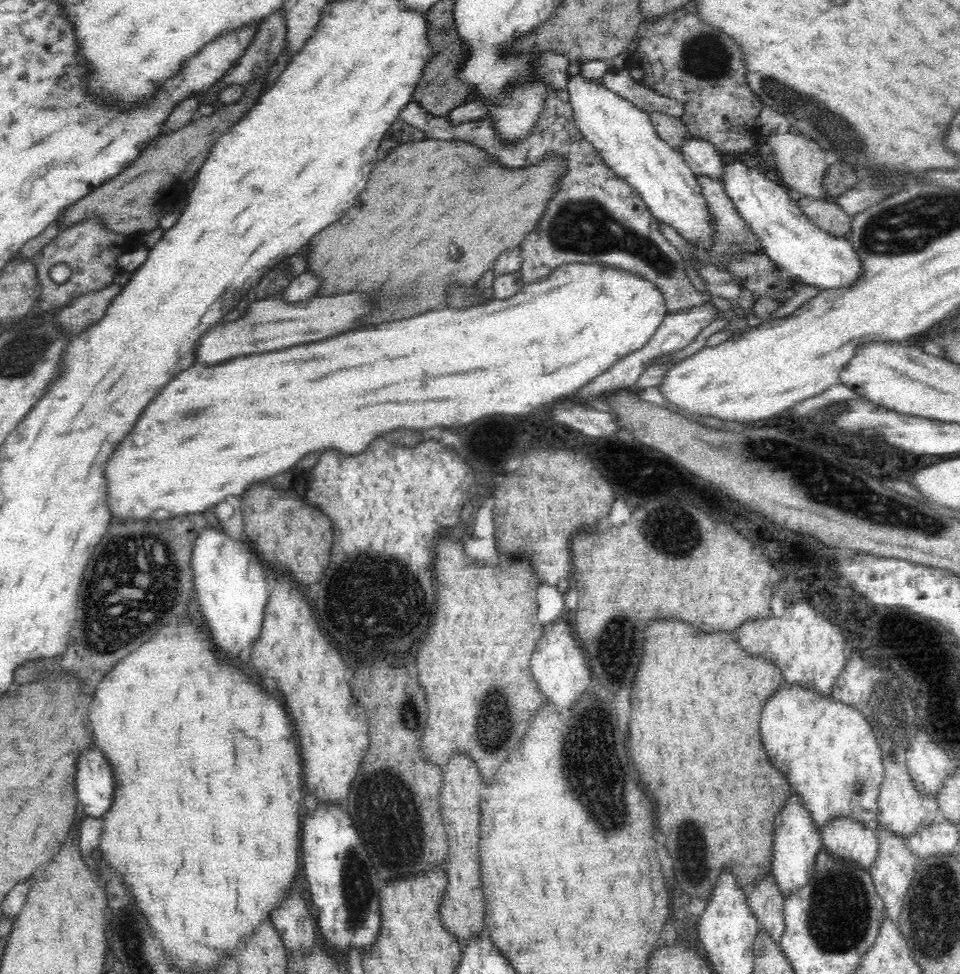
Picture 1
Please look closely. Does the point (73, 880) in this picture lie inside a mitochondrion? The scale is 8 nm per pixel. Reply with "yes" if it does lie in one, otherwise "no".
no

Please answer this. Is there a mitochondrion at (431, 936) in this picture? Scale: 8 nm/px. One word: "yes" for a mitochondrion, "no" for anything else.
no

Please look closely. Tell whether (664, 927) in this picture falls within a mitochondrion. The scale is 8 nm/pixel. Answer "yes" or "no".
no

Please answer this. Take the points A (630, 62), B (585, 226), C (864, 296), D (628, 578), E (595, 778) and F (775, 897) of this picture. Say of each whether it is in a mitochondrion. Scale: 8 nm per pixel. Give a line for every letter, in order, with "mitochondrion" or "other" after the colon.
A: other
B: mitochondrion
C: other
D: other
E: mitochondrion
F: other

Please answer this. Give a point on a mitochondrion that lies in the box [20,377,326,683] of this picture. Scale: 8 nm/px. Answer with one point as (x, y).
(135, 580)

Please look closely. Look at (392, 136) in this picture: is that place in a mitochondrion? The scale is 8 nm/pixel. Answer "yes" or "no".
no

